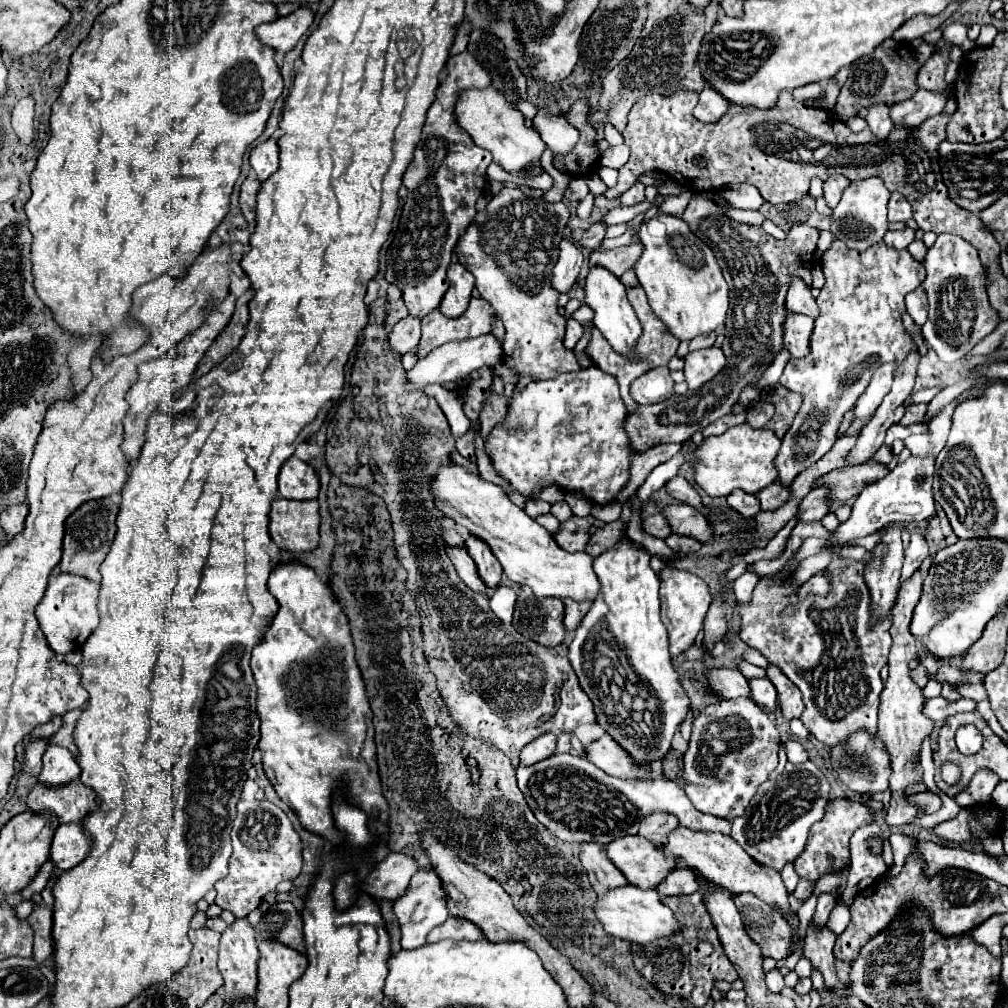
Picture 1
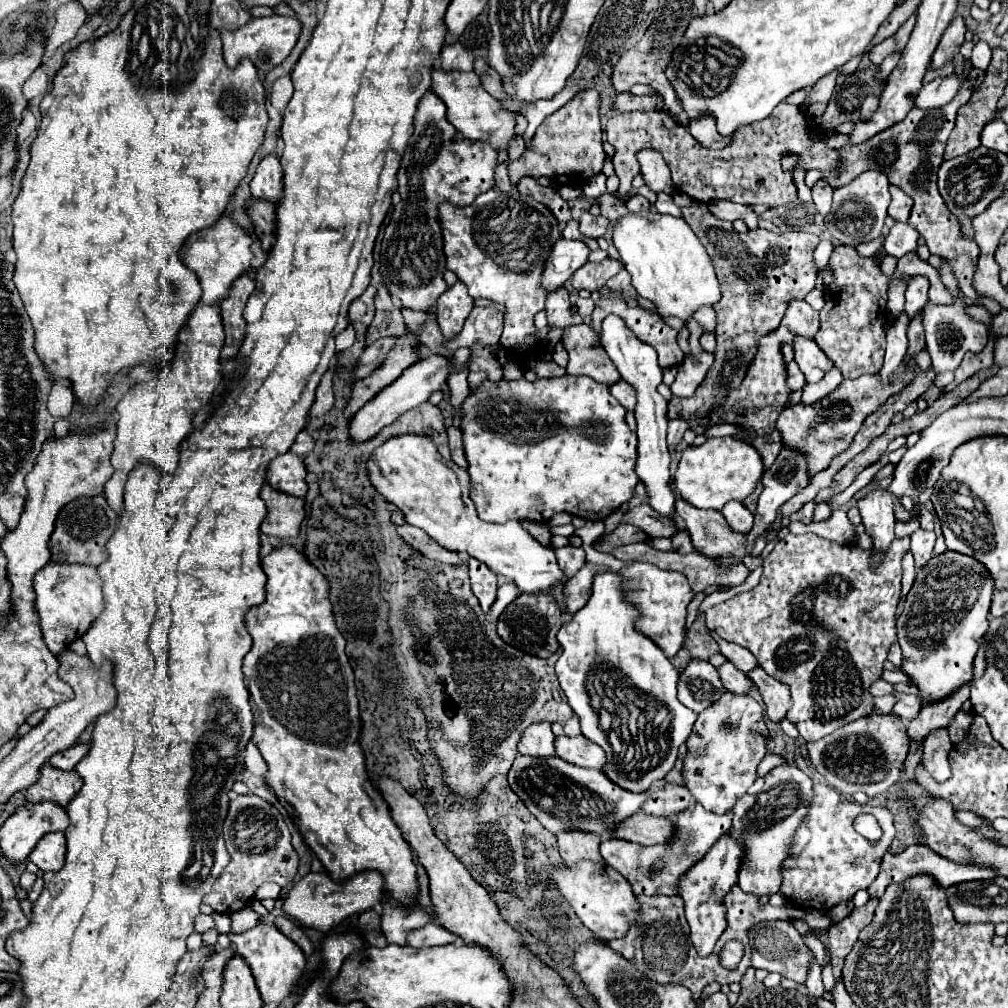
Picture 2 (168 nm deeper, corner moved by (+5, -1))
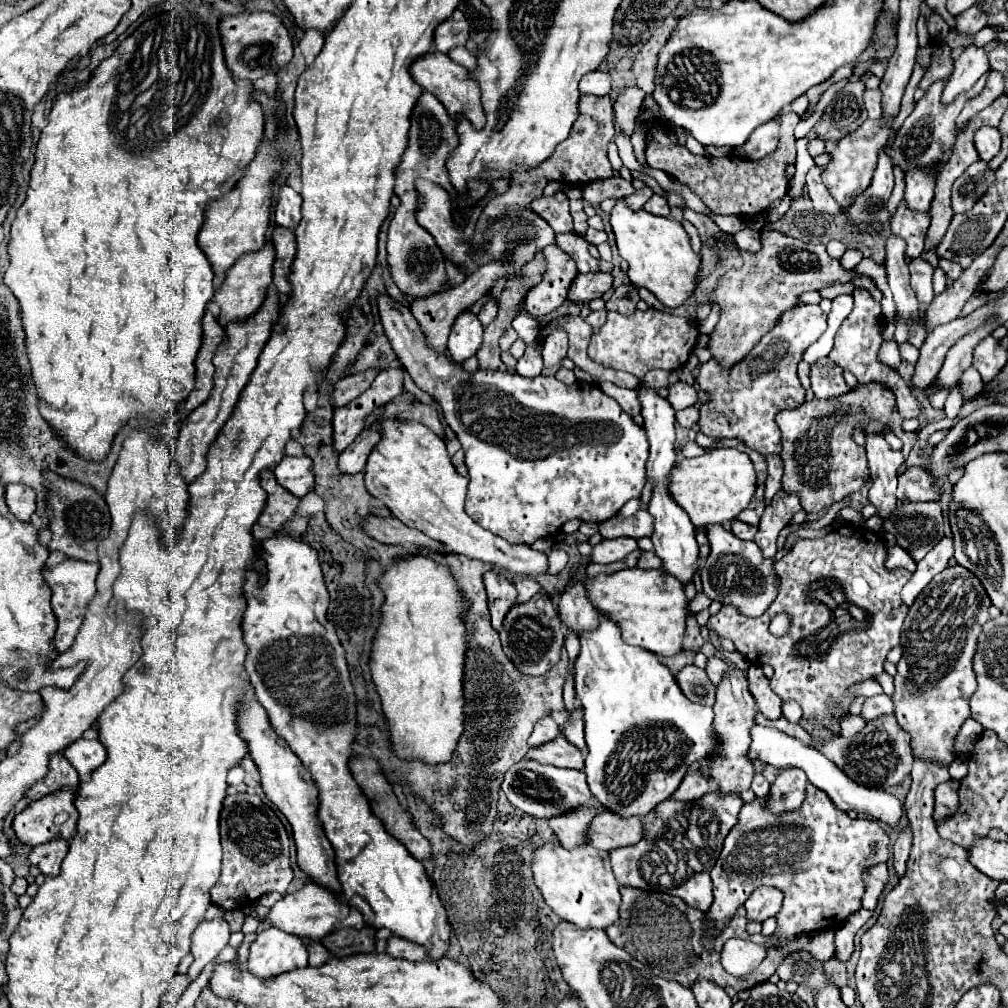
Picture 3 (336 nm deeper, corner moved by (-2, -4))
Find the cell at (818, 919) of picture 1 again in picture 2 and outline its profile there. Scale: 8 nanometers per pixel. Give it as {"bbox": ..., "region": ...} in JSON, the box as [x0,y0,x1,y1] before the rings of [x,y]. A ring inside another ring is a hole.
{"bbox":[805,954,823,1004],"region":[[[811,954],[811,960],[809,960],[809,972],[807,972],[807,980],[805,980],[805,986],[809,990],[809,1004],[813,1004],[815,998],[821,998],[823,996],[823,982],[821,982],[821,966],[819,962],[815,960],[815,956]]]}

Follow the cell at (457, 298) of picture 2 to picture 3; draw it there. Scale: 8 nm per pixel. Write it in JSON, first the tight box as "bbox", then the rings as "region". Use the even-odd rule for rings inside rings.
{"bbox":[448,313,482,363],"region":[[[464,313],[464,317],[456,319],[448,337],[448,351],[452,361],[462,363],[468,357],[476,355],[482,345],[482,323],[474,313]]]}

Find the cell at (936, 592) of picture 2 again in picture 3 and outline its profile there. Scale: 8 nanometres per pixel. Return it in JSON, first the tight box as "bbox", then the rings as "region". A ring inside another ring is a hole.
{"bbox":[894,565,990,765],"region":[[[954,565],[938,573],[908,609],[902,629],[902,659],[894,677],[894,717],[912,739],[914,759],[950,765],[956,757],[954,739],[962,723],[970,717],[968,697],[976,691],[972,657],[978,633],[990,619],[988,595],[978,577]]]}

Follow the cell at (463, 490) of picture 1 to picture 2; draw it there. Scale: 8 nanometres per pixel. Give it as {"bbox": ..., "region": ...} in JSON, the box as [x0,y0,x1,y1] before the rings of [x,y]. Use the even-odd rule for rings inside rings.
{"bbox":[367,434,565,594],"region":[[[417,434],[389,438],[373,452],[367,462],[367,470],[373,486],[391,504],[403,510],[405,520],[425,530],[447,550],[467,552],[487,564],[495,574],[515,582],[525,594],[547,592],[549,588],[563,584],[565,572],[559,568],[553,550],[535,540],[517,520],[495,524],[477,516],[475,502],[469,496],[471,488],[467,470],[459,468],[451,460],[445,460],[429,438]]]}

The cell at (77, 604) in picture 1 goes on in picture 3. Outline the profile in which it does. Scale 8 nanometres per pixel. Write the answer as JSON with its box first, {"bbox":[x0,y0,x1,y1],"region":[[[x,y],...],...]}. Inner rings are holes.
{"bbox":[44,559,100,653],"region":[[[66,559],[60,565],[44,571],[46,583],[52,589],[52,609],[54,609],[54,615],[58,619],[58,629],[54,635],[54,647],[58,653],[72,647],[72,641],[74,641],[74,637],[82,625],[84,613],[86,613],[86,605],[96,595],[98,571],[100,571],[98,563],[86,563],[86,561],[78,561],[78,559]]]}

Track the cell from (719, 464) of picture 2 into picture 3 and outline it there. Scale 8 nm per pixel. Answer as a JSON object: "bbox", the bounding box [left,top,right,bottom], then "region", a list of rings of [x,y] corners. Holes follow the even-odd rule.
{"bbox":[668,449,756,527],"region":[[[714,449],[702,457],[682,459],[672,467],[668,477],[670,497],[688,513],[694,527],[708,527],[714,523],[732,521],[748,507],[756,491],[756,473],[746,453],[736,449]]]}

